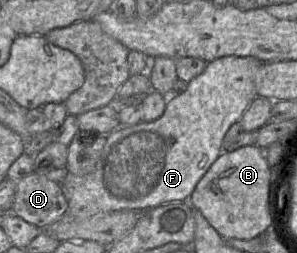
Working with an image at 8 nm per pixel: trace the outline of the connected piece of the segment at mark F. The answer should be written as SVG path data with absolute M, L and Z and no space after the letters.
M225 56L207 63L205 70L188 82L185 92L177 95L170 95L163 115L152 122L141 122L133 126L120 126L106 136L106 143L101 155L96 163L94 170L84 176L68 173L61 183L62 191L68 202L67 215L79 219L87 219L103 213L122 211L122 210L151 210L157 206L172 203L188 201L191 193L195 189L199 180L208 171L210 166L222 153L222 140L228 129L236 122L239 122L244 112L248 109L252 101L257 97L254 79L258 68L262 62L253 57Z

